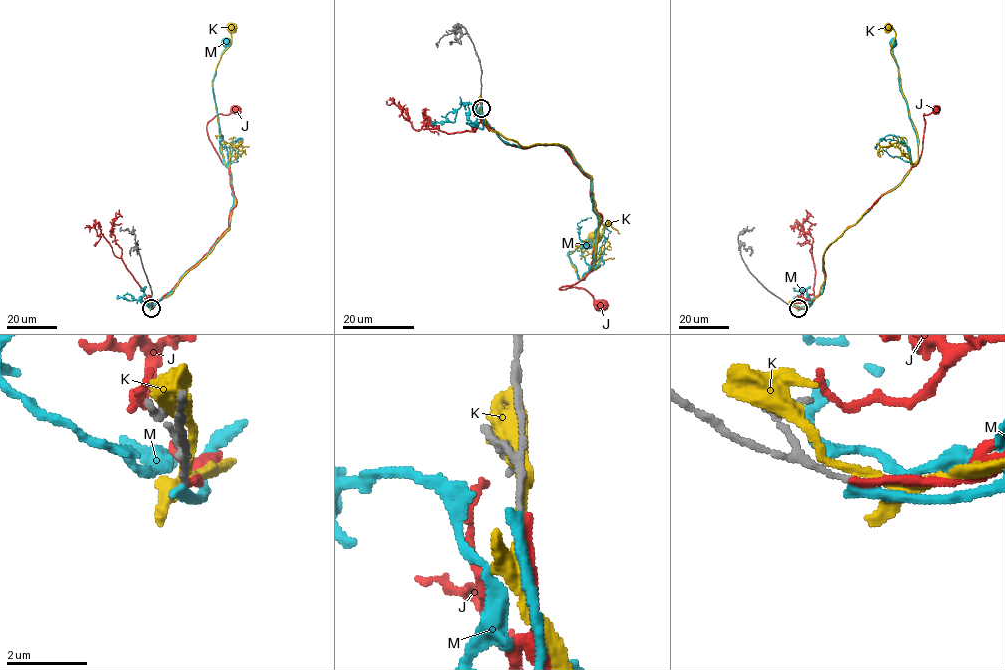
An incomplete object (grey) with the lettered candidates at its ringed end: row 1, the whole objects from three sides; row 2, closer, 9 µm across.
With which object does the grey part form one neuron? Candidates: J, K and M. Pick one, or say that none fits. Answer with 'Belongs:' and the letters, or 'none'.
Belongs: none

